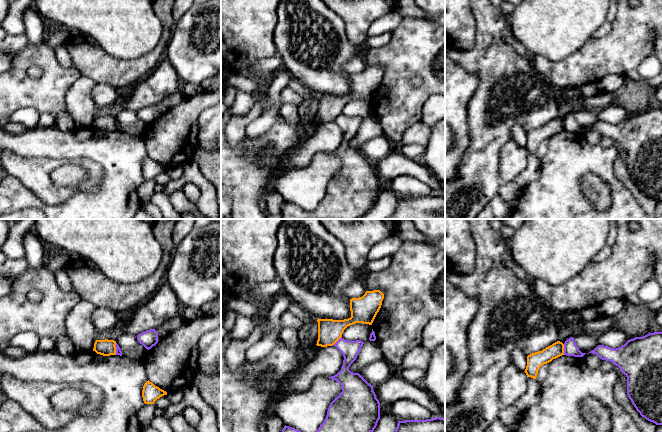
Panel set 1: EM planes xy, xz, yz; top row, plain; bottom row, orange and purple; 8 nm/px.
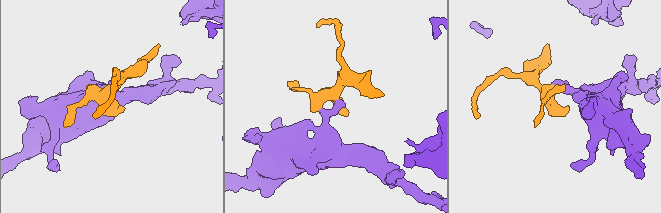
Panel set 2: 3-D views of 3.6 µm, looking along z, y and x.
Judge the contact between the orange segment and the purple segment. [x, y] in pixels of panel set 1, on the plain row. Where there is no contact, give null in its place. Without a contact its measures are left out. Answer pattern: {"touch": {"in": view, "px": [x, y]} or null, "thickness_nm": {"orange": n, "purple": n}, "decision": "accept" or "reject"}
{"touch": {"in": "yz", "px": [563, 125]}, "thickness_nm": {"orange": 130, "purple": 110}, "decision": "reject"}

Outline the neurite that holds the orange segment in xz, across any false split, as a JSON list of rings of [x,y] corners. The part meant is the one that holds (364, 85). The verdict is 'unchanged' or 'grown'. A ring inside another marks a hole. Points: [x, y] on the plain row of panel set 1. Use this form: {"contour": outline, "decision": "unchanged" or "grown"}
{"contour": [[[380,66],[366,67],[362,73],[350,75],[351,93],[344,96],[318,95],[317,122],[333,122],[344,106],[355,99],[372,101],[379,88],[384,70]]], "decision": "unchanged"}

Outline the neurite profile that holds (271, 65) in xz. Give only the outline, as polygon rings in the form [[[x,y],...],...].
[[[276,54],[257,61],[249,69],[249,72],[258,76],[266,76],[268,74],[276,74],[278,71],[282,70],[282,67],[282,59]]]

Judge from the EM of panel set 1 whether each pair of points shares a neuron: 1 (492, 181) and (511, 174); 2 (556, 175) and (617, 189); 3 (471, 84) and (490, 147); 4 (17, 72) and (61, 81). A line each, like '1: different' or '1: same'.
1: different
2: same
3: different
4: same

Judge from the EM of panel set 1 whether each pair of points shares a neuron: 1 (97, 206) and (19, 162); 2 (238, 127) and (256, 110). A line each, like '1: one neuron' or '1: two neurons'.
1: two neurons
2: one neuron

